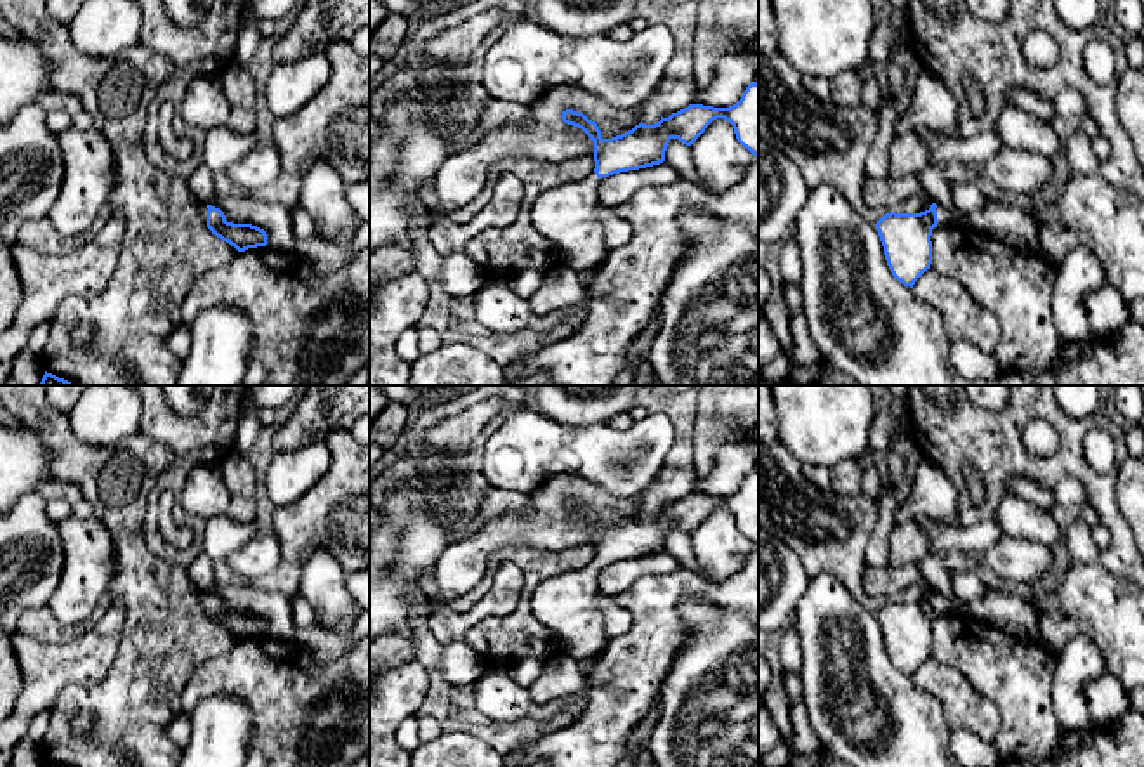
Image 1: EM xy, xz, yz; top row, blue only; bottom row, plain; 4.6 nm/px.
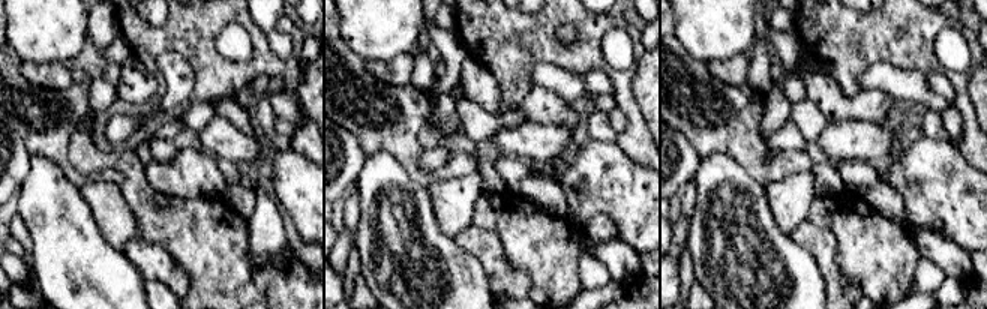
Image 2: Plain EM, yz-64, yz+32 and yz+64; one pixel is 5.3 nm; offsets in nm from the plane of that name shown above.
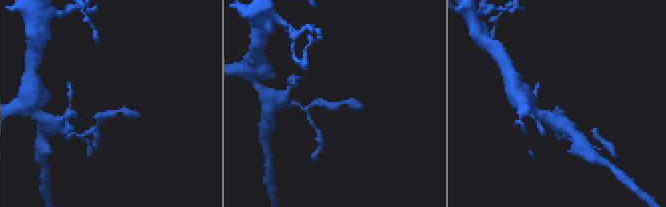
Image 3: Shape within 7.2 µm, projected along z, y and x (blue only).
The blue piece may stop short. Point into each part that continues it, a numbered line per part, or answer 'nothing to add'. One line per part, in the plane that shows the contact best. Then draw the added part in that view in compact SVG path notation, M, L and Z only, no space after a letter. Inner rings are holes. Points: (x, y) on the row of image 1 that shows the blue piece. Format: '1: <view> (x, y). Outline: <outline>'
1: yz (1004, 217). Outline: M989 191L986 193L986 206L977 215L969 215L958 206L950 210L937 205L937 226L948 227L950 219L957 217L962 227L976 227L1016 248L1038 253L1040 239L1036 220L1033 213L1026 210L1024 203L1024 198Z

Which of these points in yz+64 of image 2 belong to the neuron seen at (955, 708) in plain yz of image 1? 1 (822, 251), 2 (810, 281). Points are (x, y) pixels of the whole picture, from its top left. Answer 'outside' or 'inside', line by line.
1: inside
2: outside

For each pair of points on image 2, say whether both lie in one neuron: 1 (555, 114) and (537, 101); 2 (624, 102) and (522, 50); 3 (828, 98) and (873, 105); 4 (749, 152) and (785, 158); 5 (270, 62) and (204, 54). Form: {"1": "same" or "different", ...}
{"1": "same", "2": "same", "3": "same", "4": "same", "5": "same"}

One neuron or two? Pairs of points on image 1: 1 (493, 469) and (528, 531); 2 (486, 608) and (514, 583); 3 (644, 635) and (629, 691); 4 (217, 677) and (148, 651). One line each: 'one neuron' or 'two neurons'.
1: two neurons
2: one neuron
3: one neuron
4: two neurons

